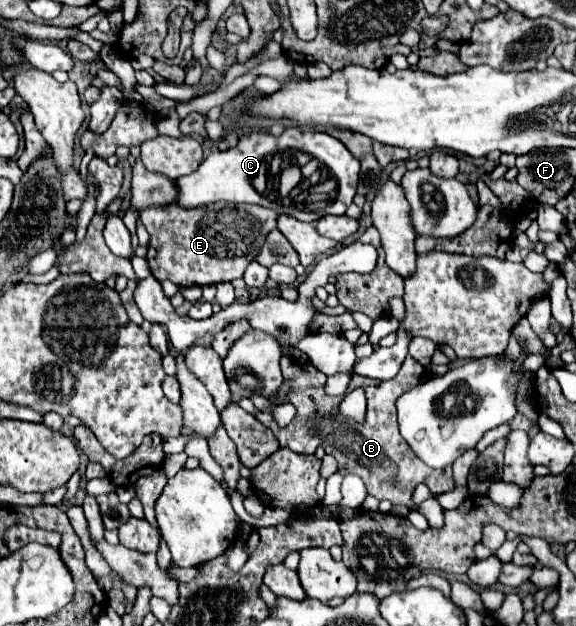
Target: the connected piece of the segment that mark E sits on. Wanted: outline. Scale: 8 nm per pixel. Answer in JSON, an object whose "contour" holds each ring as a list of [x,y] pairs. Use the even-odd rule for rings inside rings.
{"contour":[[[213,203],[203,209],[191,209],[191,211],[175,205],[155,205],[145,209],[139,215],[139,219],[143,221],[145,229],[151,235],[147,263],[153,277],[159,279],[159,283],[173,281],[179,287],[193,287],[193,285],[203,287],[243,277],[247,263],[251,263],[259,255],[267,233],[275,229],[277,213],[261,205],[237,205],[237,203]]]}

